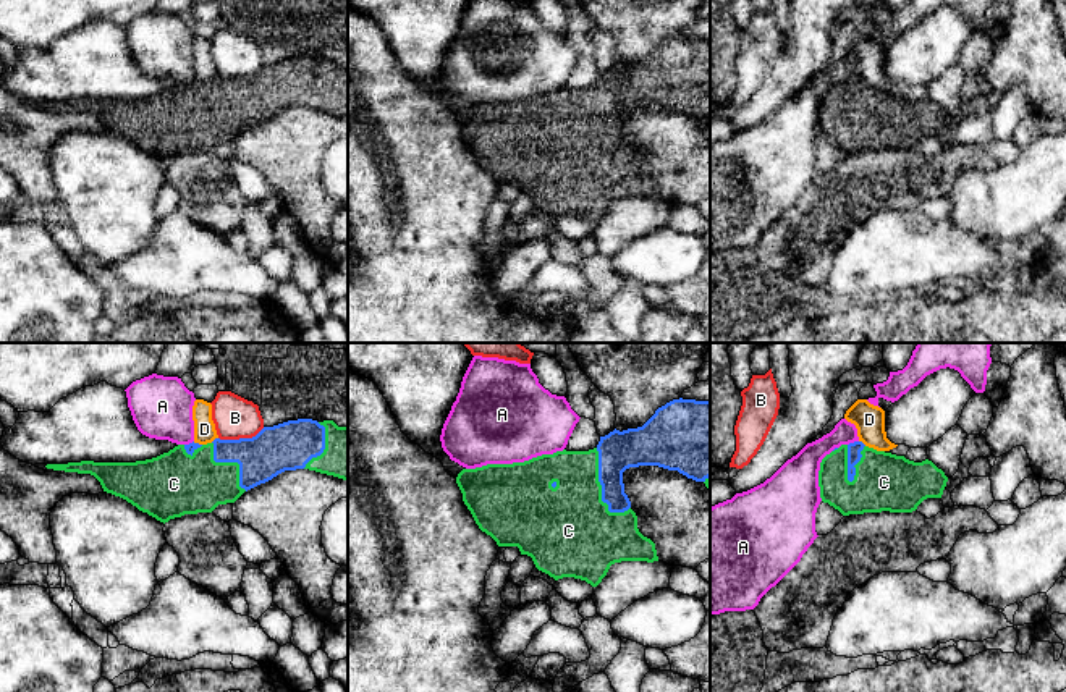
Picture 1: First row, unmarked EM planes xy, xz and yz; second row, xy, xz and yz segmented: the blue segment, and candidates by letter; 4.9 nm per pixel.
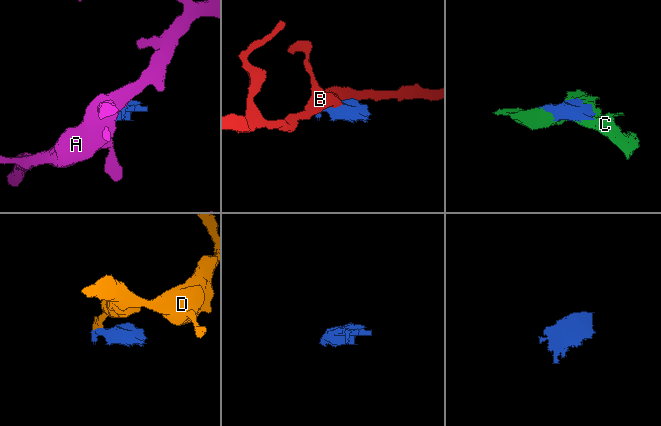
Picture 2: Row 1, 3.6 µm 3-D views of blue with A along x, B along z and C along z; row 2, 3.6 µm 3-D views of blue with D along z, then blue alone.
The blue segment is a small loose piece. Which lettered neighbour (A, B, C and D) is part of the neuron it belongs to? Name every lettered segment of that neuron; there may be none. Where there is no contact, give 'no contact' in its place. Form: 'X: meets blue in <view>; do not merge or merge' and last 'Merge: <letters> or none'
A: meets blue in yz; do not merge
B: meets blue in xy; do not merge
C: meets blue in xz; merge
D: meets blue in xy; do not merge
Merge: C

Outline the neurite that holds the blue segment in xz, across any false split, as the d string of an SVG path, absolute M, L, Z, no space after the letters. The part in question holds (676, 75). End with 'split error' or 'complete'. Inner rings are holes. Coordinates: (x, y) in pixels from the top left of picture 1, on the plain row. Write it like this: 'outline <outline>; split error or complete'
outline M673 37L637 66L613 68L589 89L556 89L524 100L463 107L456 121L482 170L498 184L518 184L555 218L574 215L597 225L615 200L658 199L655 181L637 167L623 110L658 103L710 128L710 39Z; split error

